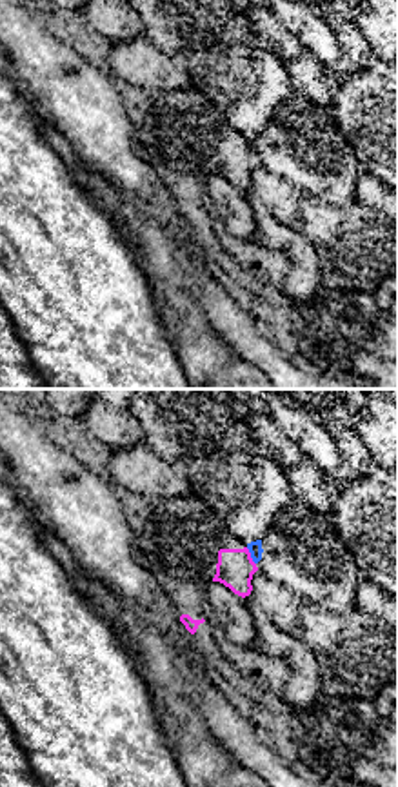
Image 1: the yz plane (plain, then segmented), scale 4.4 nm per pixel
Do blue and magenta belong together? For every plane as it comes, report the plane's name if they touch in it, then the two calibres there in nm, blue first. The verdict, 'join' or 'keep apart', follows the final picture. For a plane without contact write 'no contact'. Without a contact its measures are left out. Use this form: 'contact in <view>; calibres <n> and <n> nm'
contact in yz; calibres 60 and 170 nm

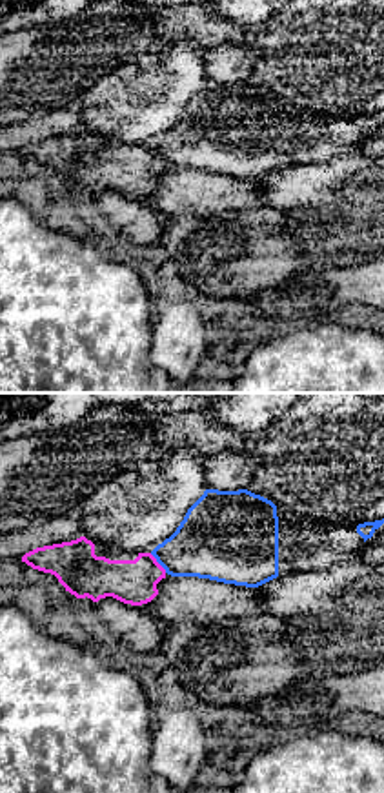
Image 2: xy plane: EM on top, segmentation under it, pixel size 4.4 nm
contact in xy; calibres 320 and 190 nm

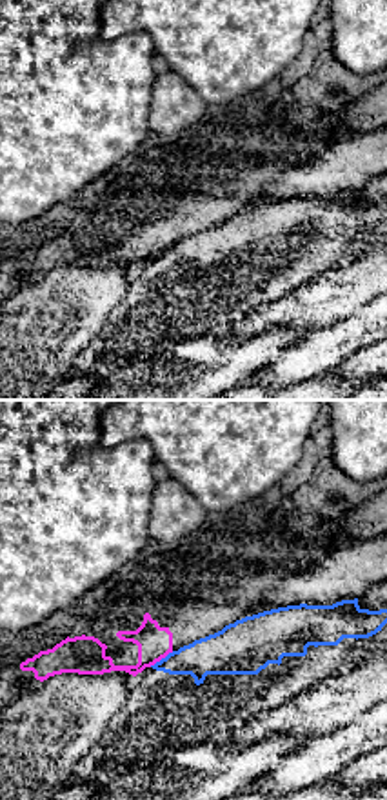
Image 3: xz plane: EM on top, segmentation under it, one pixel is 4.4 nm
contact in xz; calibres 180 and 150 nm

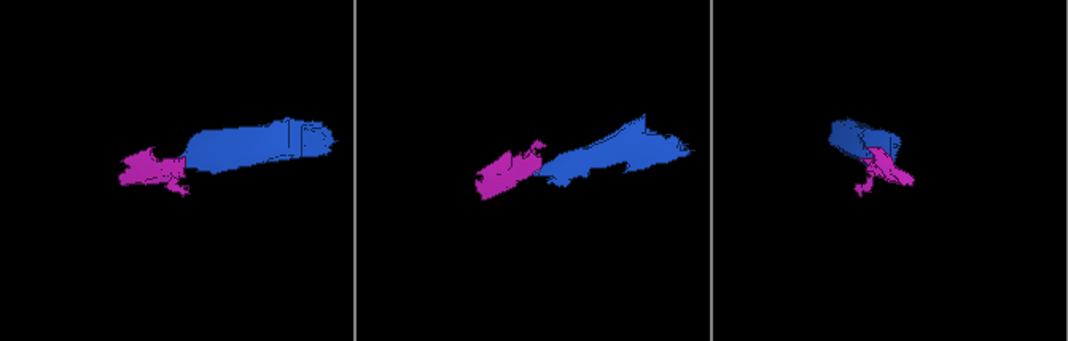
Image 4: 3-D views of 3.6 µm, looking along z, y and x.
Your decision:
keep apart

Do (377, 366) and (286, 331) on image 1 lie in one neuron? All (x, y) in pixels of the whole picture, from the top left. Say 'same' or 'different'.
same

